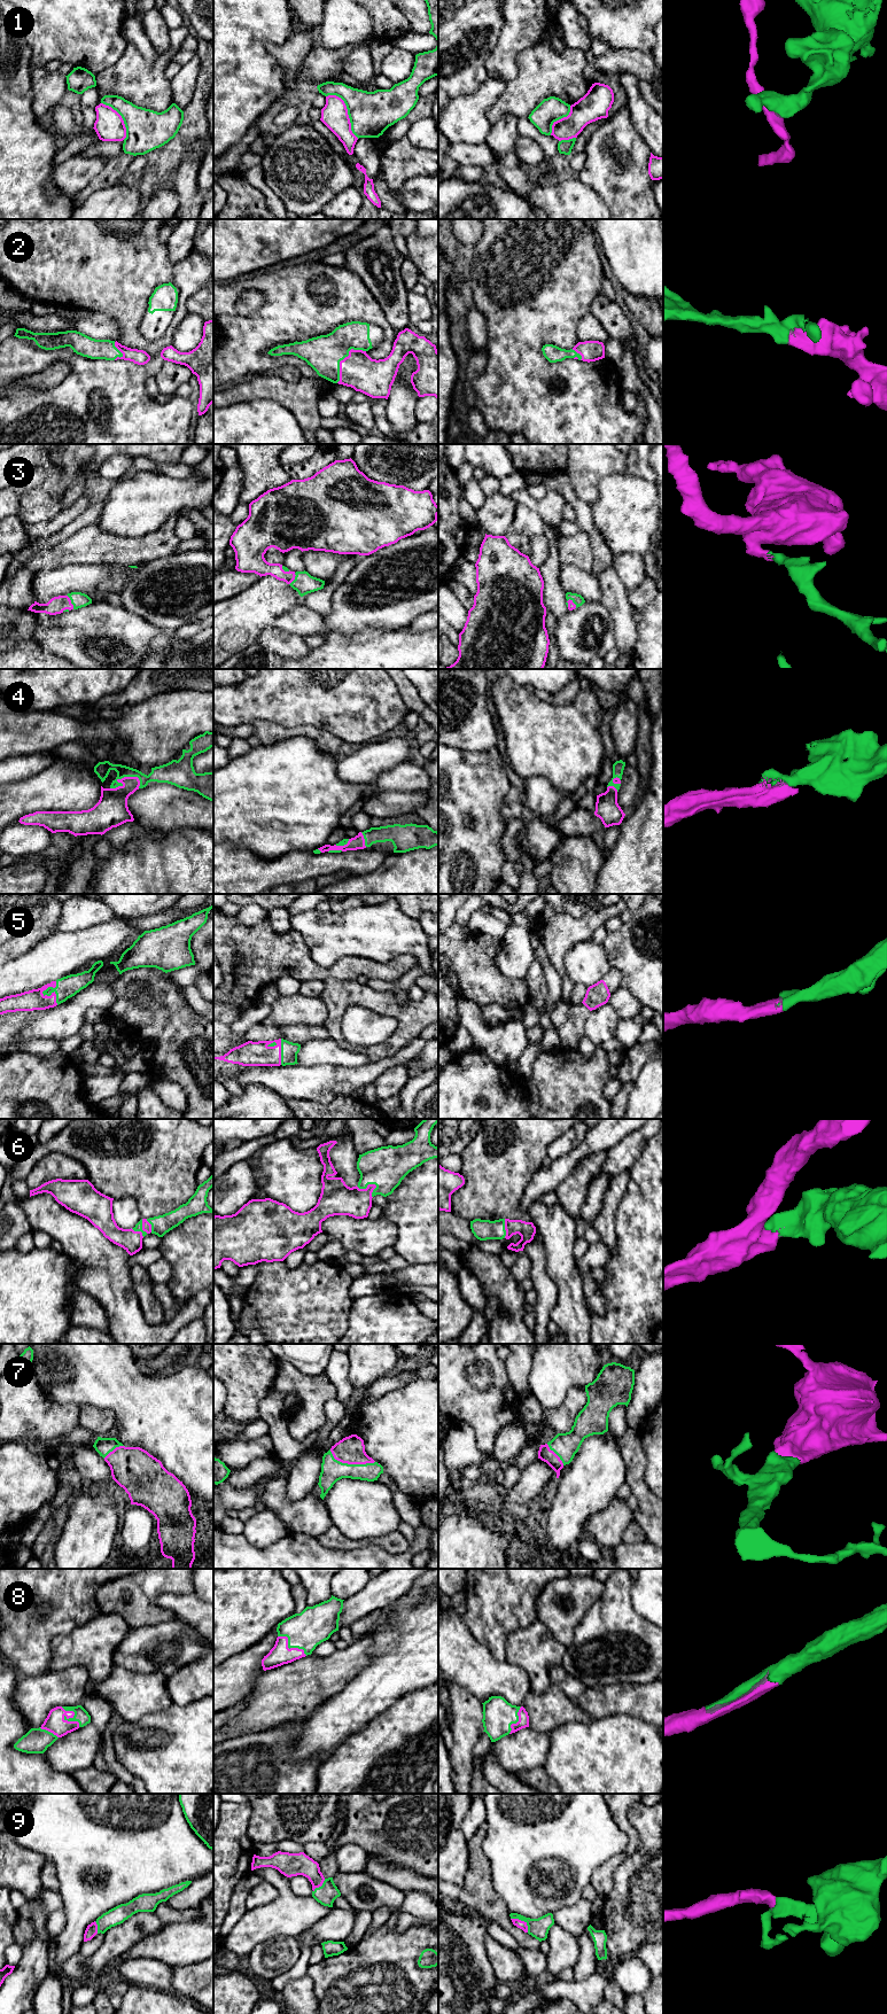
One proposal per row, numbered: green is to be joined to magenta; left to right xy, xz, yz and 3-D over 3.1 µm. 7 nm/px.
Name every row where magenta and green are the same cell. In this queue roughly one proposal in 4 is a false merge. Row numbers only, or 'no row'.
2, 3, 4, 5, 6, 7, 8, 9

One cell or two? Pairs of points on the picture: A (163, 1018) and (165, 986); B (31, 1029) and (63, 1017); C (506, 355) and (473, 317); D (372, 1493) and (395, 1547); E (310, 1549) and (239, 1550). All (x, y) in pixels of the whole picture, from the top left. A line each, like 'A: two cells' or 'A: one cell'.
A: one cell
B: one cell
C: two cells
D: two cells
E: one cell

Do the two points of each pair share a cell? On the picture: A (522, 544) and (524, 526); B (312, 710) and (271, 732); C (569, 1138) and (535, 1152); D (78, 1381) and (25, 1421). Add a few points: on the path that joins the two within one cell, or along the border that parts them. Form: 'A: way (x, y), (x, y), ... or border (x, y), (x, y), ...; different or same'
A: border (512, 529), (529, 537); different
B: border (256, 720), (273, 721), (287, 726), (310, 725); different
C: border (567, 1130), (550, 1144), (546, 1155); different
D: border (38, 1383), (51, 1399), (57, 1402), (79, 1404); different

